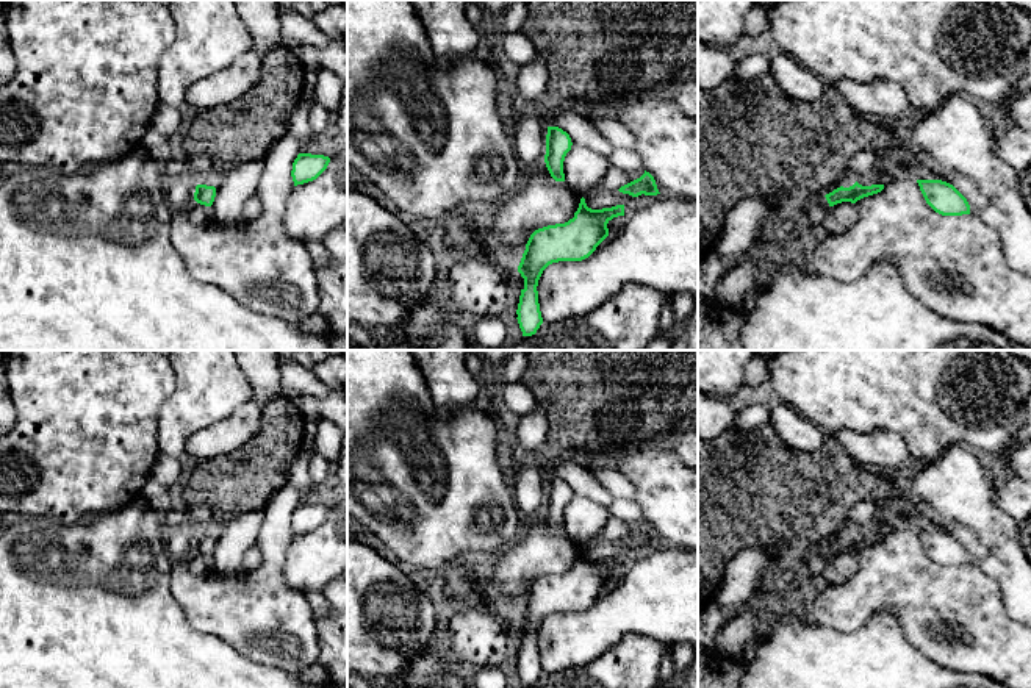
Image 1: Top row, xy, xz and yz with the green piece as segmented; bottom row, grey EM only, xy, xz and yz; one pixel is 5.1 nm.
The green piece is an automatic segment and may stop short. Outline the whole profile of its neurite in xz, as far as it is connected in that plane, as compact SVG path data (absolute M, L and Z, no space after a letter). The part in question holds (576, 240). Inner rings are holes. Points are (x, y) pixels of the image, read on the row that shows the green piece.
M582 197L573 219L538 228L530 235L518 266L524 278L516 310L523 336L535 335L543 324L537 291L543 271L552 263L588 258L609 236L607 224L618 216L624 216L624 205L591 210Z

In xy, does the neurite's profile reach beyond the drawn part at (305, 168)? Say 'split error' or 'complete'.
complete

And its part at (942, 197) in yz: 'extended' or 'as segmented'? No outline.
as segmented

